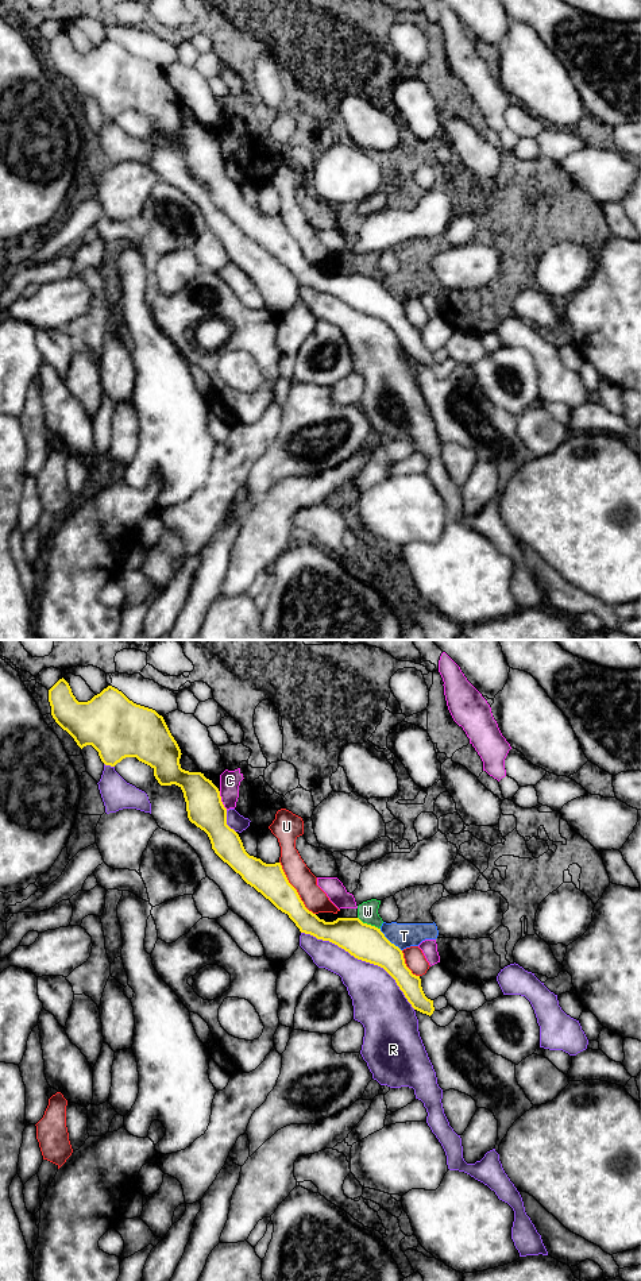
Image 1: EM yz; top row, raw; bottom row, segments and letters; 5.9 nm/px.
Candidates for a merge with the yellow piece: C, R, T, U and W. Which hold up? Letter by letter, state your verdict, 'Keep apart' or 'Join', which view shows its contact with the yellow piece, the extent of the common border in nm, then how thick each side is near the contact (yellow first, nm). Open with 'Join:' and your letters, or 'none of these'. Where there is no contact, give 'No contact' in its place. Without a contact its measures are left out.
Join: none of these
C: Keep apart. Touches yellow in yz. Shared border 120 nm. Thickness 220 nm (yellow) against 130 nm
R: Keep apart. Touches yellow in yz. Shared border 800 nm. Thickness 220 nm (yellow) against 300 nm
T: Keep apart. Touches yellow in yz. Shared border 190 nm. Thickness 220 nm (yellow) against 150 nm
U: Keep apart. Touches yellow in yz. Shared border 380 nm. Thickness 190 nm (yellow) against 140 nm
W: Keep apart. Touches yellow in yz. Shared border 150 nm. Thickness 220 nm (yellow) against 120 nm

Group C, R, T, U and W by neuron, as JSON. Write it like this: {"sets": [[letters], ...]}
{"sets": [["C"], ["R"], ["T", "W"], ["U"]]}

